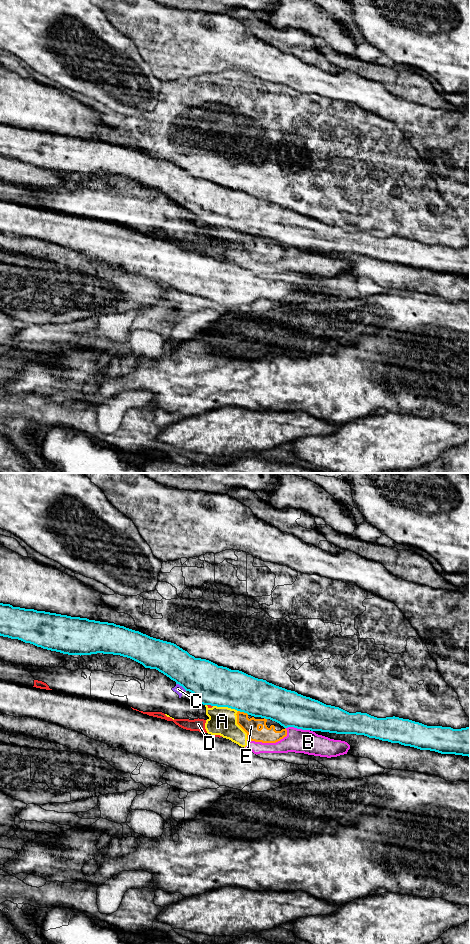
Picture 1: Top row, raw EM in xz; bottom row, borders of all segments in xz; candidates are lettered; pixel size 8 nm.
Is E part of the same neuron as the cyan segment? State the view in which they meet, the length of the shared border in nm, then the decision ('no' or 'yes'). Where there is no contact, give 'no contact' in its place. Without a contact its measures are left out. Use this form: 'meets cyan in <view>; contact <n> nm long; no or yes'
meets cyan in xz; contact 90 nm long; no

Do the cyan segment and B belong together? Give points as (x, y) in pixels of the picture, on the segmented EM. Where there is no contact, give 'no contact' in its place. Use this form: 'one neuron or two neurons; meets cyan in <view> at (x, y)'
two neurons; meets cyan in xz at (298, 728)

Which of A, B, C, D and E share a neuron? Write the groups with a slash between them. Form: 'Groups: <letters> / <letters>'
Groups: A B D E / C

